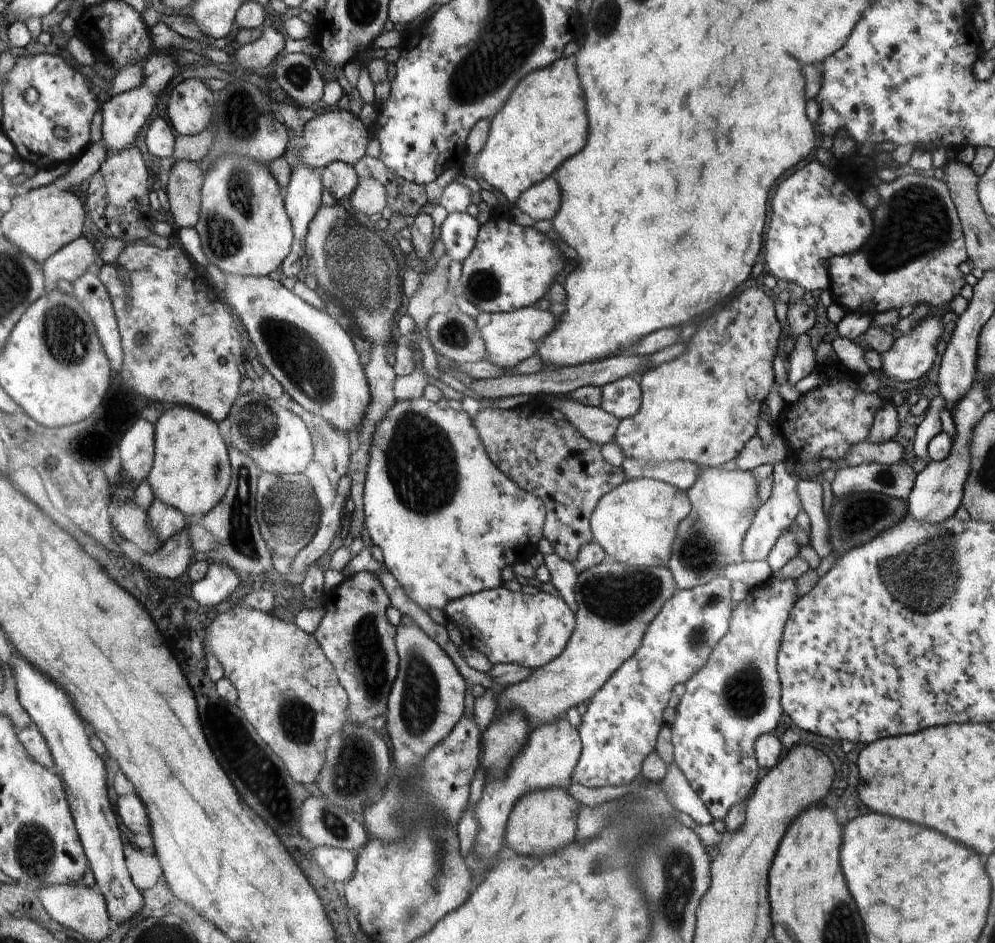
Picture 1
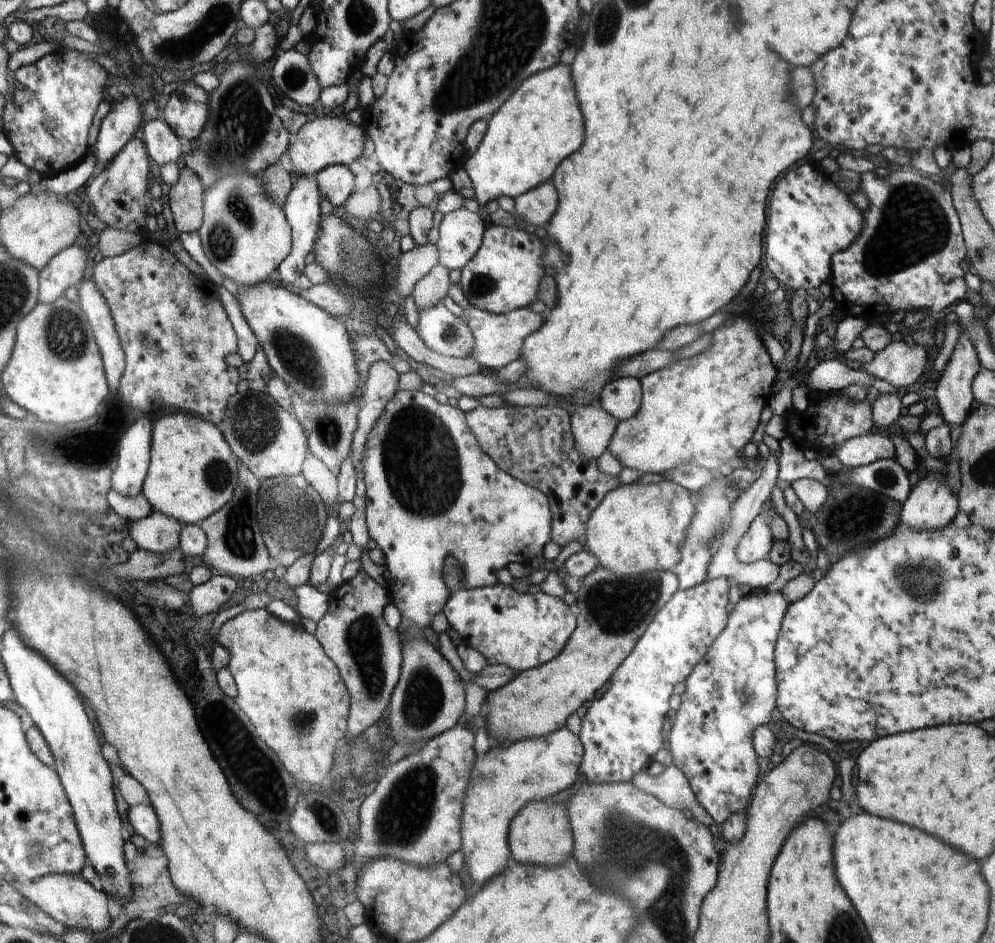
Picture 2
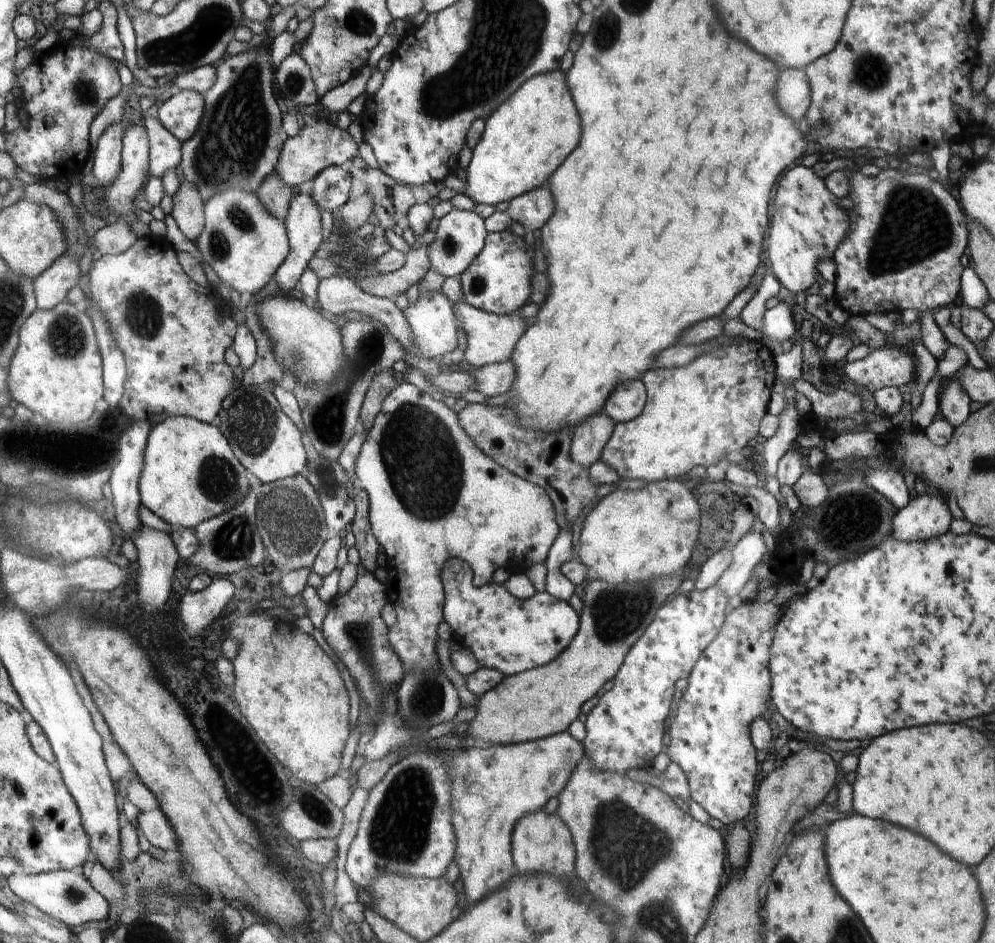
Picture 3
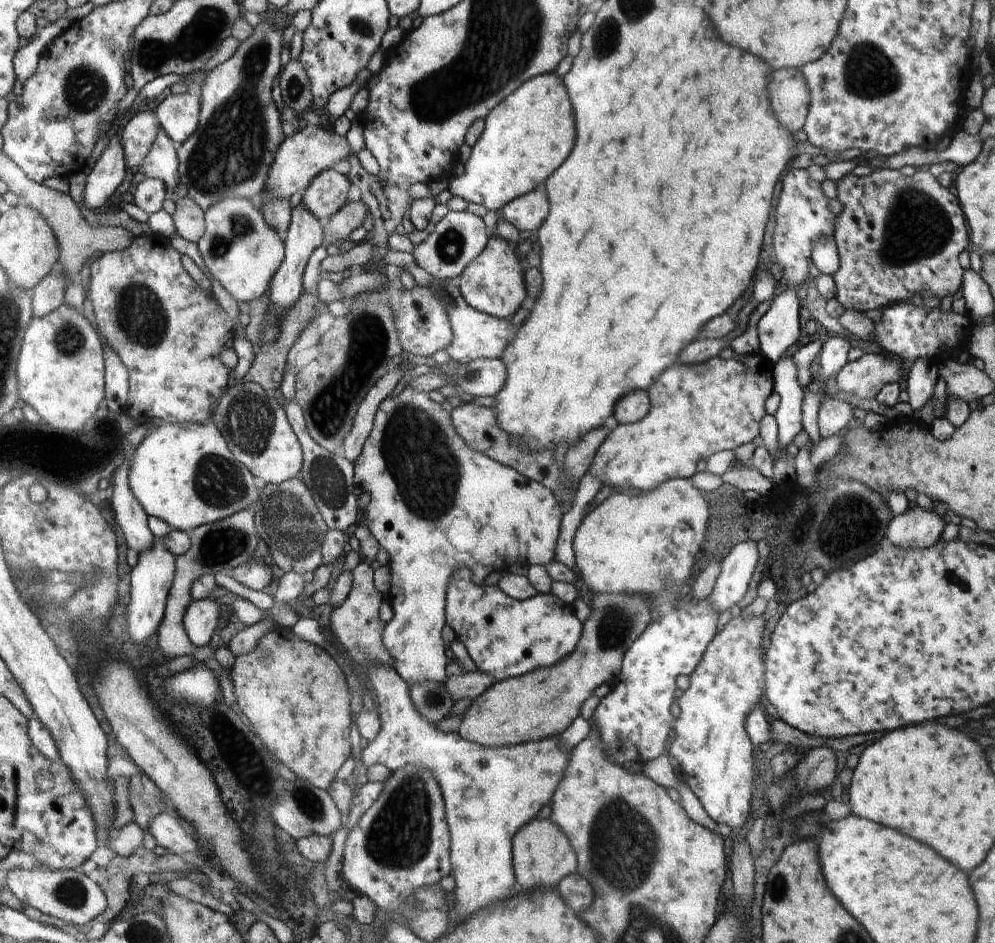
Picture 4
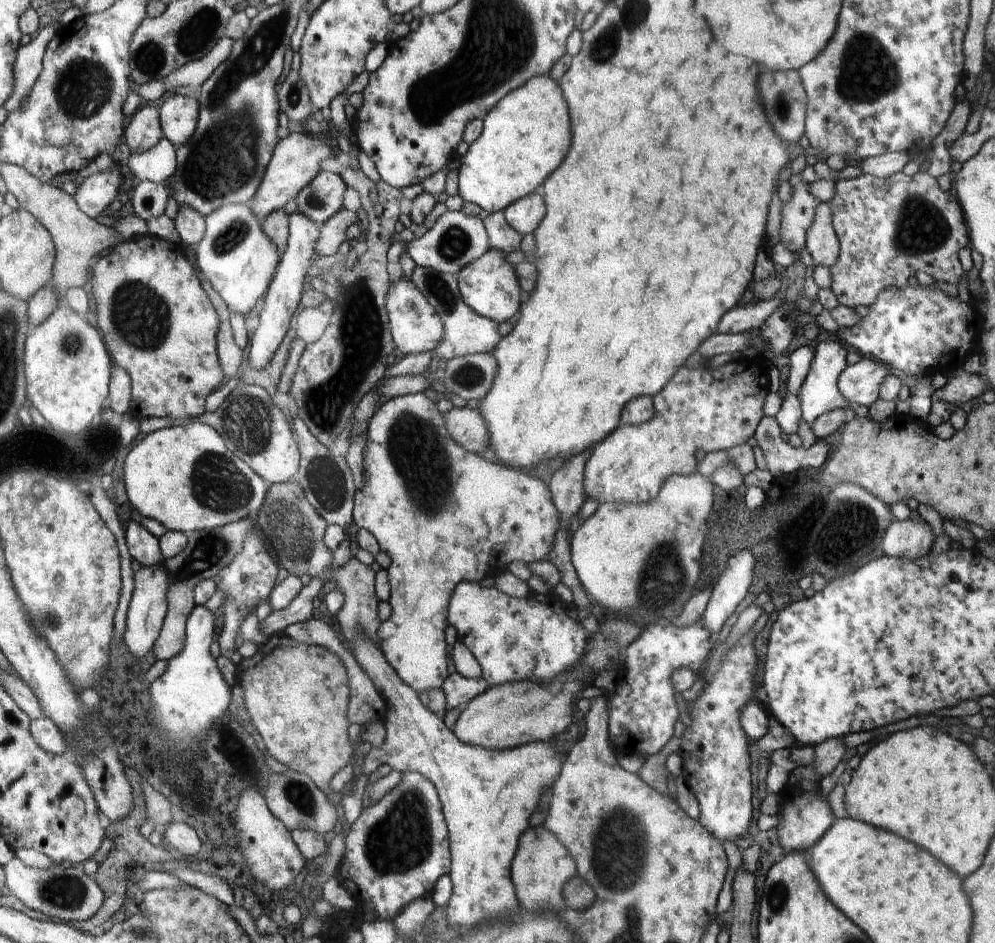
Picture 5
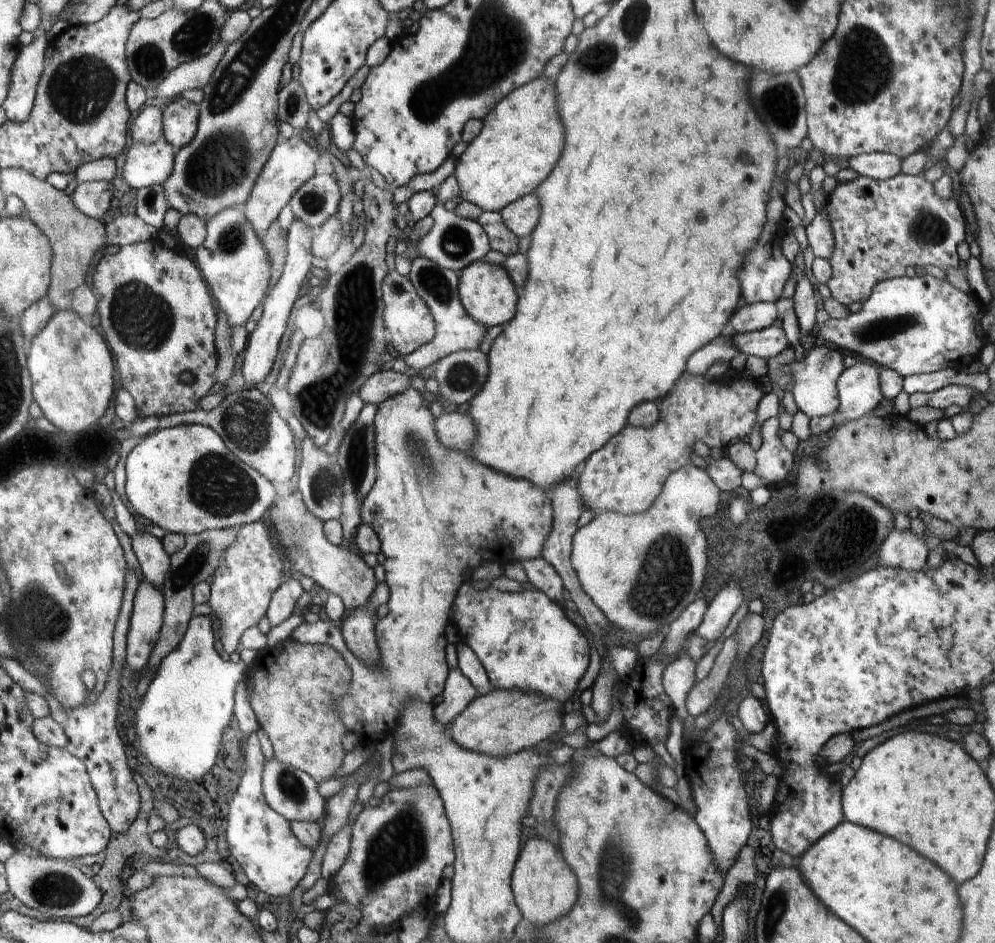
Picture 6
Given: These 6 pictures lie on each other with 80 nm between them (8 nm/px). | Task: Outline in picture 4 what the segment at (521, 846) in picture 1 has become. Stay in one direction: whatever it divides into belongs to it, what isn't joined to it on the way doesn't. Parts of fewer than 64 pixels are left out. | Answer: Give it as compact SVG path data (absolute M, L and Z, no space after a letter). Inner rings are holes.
M534 817L532 820L529 820L525 826L518 830L513 836L512 844L513 867L519 890L530 891L532 888L536 888L536 886L557 888L557 885L564 876L569 876L570 873L577 872L577 854L570 844L570 839L565 835L565 832L550 819Z

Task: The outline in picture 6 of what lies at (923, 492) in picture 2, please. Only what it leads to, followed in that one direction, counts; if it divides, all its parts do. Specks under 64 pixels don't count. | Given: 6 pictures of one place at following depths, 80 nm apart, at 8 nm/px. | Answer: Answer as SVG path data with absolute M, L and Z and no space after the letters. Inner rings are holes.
M911 529L890 531L880 546L880 564L886 567L902 567L906 571L918 571L926 564L928 554L923 536Z

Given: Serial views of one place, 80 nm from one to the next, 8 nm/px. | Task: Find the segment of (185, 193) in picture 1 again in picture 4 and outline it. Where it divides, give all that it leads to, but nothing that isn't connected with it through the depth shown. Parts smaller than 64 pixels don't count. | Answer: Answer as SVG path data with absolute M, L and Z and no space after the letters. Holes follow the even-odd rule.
M181 193L175 201L175 212L171 215L176 232L190 242L198 242L205 231L205 212L193 198Z

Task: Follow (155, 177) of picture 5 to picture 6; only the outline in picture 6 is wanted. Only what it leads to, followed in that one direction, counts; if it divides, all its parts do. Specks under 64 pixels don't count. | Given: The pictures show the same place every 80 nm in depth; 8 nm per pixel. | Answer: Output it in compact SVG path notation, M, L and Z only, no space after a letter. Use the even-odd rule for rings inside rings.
M164 137L152 144L133 142L123 167L126 182L137 189L161 185L173 171L174 151Z

